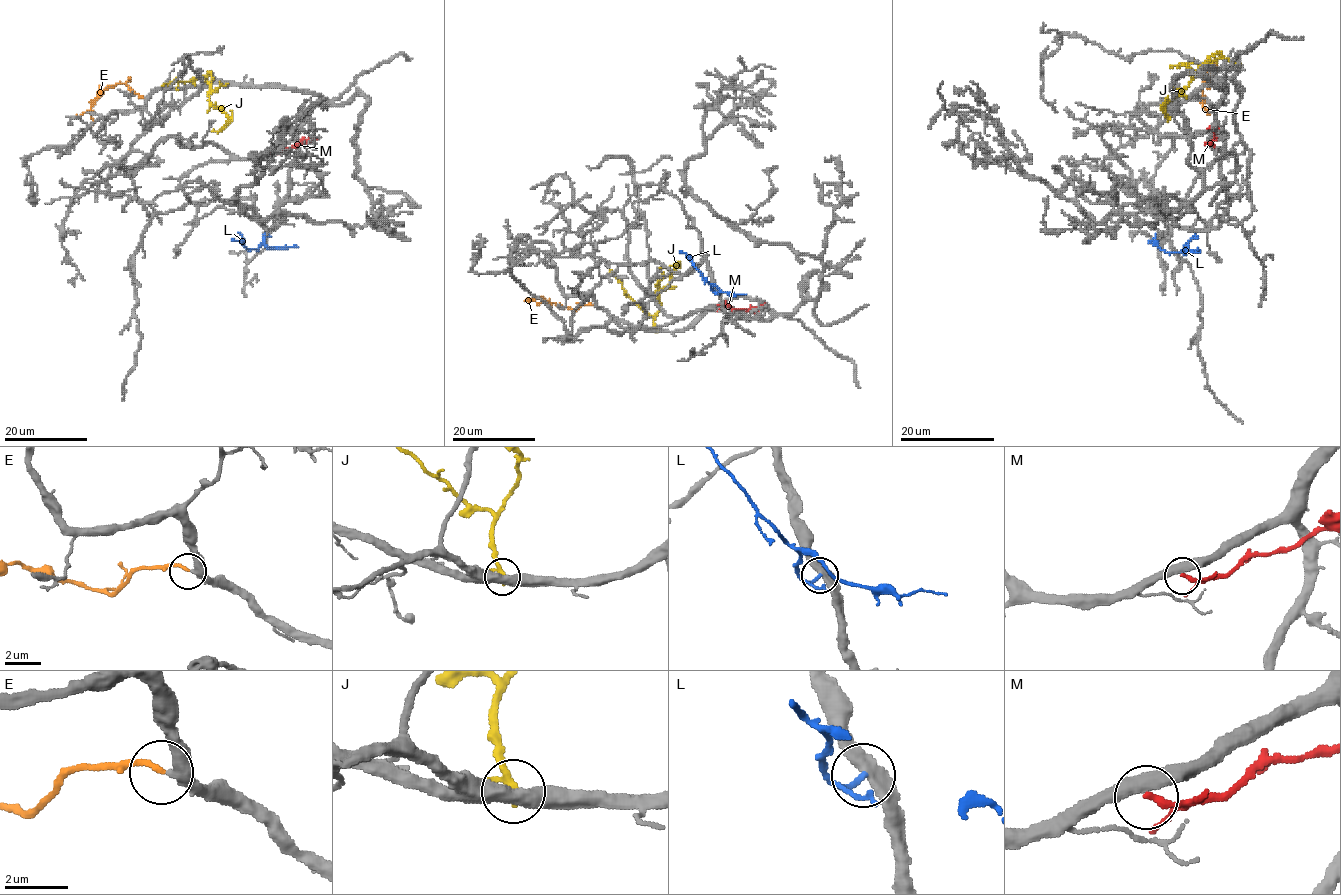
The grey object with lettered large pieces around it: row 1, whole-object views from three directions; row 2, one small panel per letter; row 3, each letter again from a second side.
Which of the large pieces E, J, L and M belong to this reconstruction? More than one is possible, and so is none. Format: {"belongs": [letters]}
{"belongs": ["E"]}

